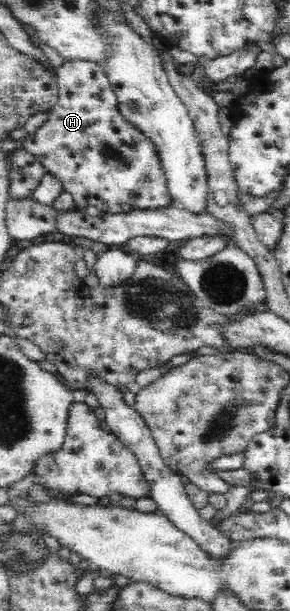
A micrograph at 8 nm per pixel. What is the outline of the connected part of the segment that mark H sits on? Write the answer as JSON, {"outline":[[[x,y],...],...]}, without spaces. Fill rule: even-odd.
{"outline":[[[64,58],[64,63],[54,72],[58,101],[47,111],[42,127],[24,139],[23,150],[31,153],[45,167],[47,173],[72,194],[75,207],[81,210],[92,205],[106,214],[127,214],[134,210],[157,210],[174,205],[156,144],[142,132],[141,127],[130,123],[122,115],[117,95],[114,94],[103,65],[80,58]]]}

